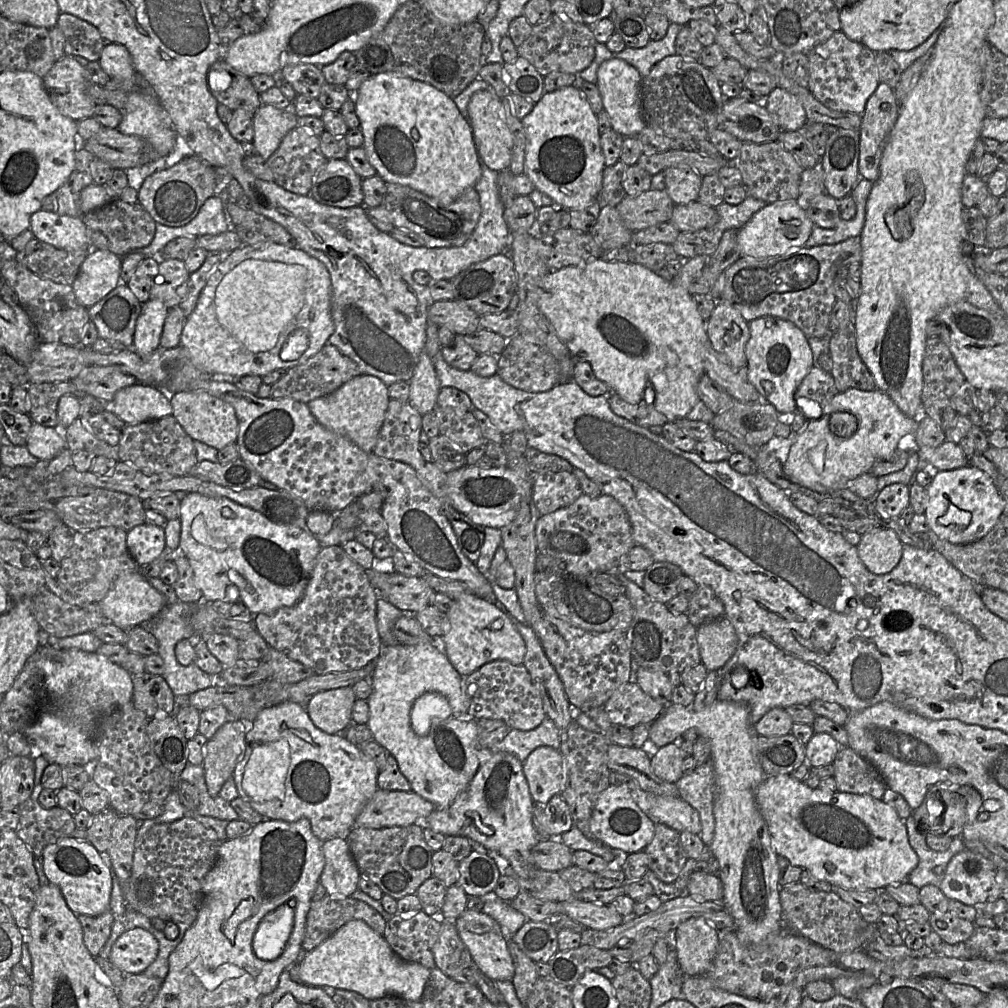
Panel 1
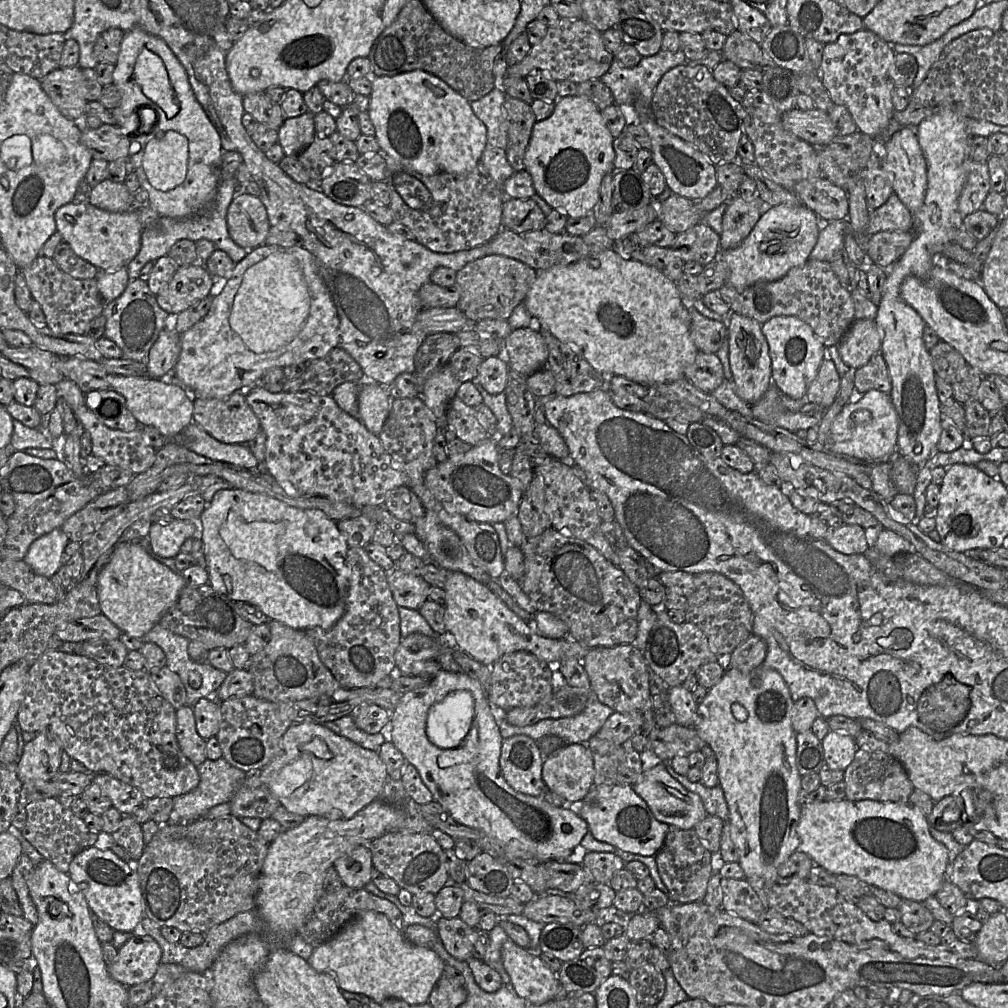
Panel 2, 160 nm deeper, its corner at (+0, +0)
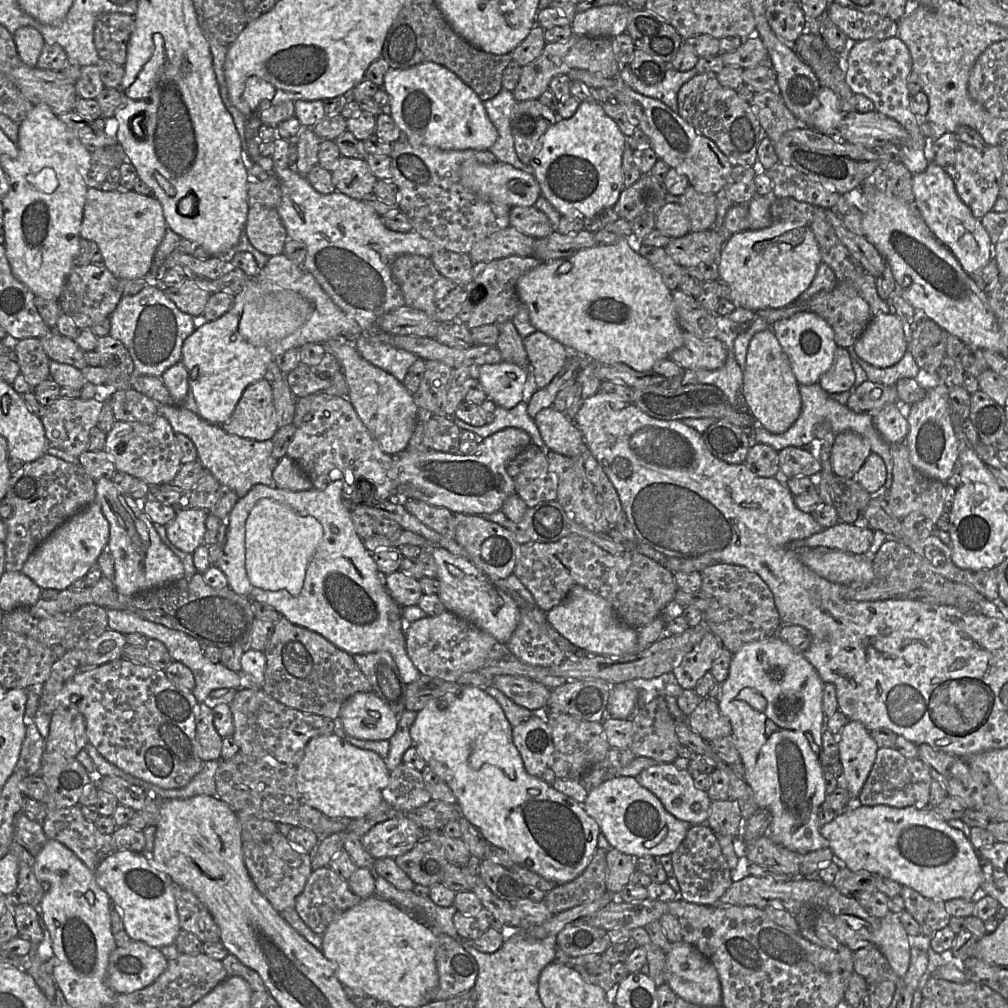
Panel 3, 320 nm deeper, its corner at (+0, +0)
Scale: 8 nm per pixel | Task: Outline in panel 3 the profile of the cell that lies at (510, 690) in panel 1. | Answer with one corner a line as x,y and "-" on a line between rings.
537,606
521,609
520,620
507,643
508,649
521,661
534,666
552,667
566,659
563,651
549,636
546,612

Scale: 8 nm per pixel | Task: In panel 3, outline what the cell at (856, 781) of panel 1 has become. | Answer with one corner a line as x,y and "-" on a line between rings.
879,748
873,767
856,802
864,806
928,808
932,781
929,768
919,758
907,758
895,748

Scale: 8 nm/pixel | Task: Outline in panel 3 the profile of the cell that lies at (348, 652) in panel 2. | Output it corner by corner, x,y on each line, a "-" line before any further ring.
386,651
354,655
353,659
371,684
372,690
400,717
406,711
406,686
397,665

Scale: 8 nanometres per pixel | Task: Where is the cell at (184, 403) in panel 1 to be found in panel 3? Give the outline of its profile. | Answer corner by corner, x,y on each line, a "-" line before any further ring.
263,378
249,385
230,419
221,426
230,434
250,440
271,440
279,429
271,382

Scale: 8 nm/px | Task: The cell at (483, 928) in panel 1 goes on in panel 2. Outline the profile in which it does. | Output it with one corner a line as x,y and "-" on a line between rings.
506,940
501,949
503,966
518,996
529,1004
544,1004
561,992
557,973
540,958
536,950
527,950

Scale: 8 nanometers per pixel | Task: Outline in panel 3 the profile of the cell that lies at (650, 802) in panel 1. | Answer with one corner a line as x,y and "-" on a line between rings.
673,763
650,766
635,777
640,785
651,791
662,803
664,808
679,820
698,825
706,823
711,799
708,794
698,789
693,777
685,770
680,770

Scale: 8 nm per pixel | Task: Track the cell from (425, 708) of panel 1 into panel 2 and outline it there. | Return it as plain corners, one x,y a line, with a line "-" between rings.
469,691
450,692
442,701
434,704
427,716
426,733
437,747
447,749
458,746
467,736
474,717
474,700

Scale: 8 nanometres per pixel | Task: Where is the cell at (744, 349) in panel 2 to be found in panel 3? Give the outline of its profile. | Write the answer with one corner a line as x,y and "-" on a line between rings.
771,328
757,332
750,340
743,368
741,394
742,403
754,417
755,425
773,434
786,432
801,413
800,385

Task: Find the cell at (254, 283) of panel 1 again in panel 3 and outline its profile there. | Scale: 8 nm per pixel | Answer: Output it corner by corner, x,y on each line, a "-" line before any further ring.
284,254
269,257
257,275
250,277
245,287
235,295
232,308
220,318
208,321
186,338
181,362
189,375
190,394
185,407
193,408
203,419
223,425
232,416
244,390
266,377
268,365
292,348
307,343
324,343
335,338
351,338
361,332
323,290
315,277
303,266
296,265

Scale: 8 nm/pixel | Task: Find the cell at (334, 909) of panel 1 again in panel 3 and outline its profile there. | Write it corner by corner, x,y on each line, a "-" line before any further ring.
324,866
312,871
303,891
296,899
294,909
313,932
322,935
334,919
358,905
362,900
351,891
346,880
337,875
329,866

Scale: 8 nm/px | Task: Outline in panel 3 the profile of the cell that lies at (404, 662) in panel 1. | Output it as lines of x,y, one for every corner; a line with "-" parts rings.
468,685
460,693
447,694
428,702
417,712
410,736
427,766
446,782
456,796
462,816
476,826
487,841
505,850
514,863
556,885
570,882
590,864
598,849
600,826
587,814
583,804
526,771
513,743
512,728
503,709
490,694

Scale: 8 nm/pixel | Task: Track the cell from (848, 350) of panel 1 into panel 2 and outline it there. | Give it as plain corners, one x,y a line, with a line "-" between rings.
881,352
874,354
866,365
855,370
854,388
856,394
877,390
890,395
891,377

